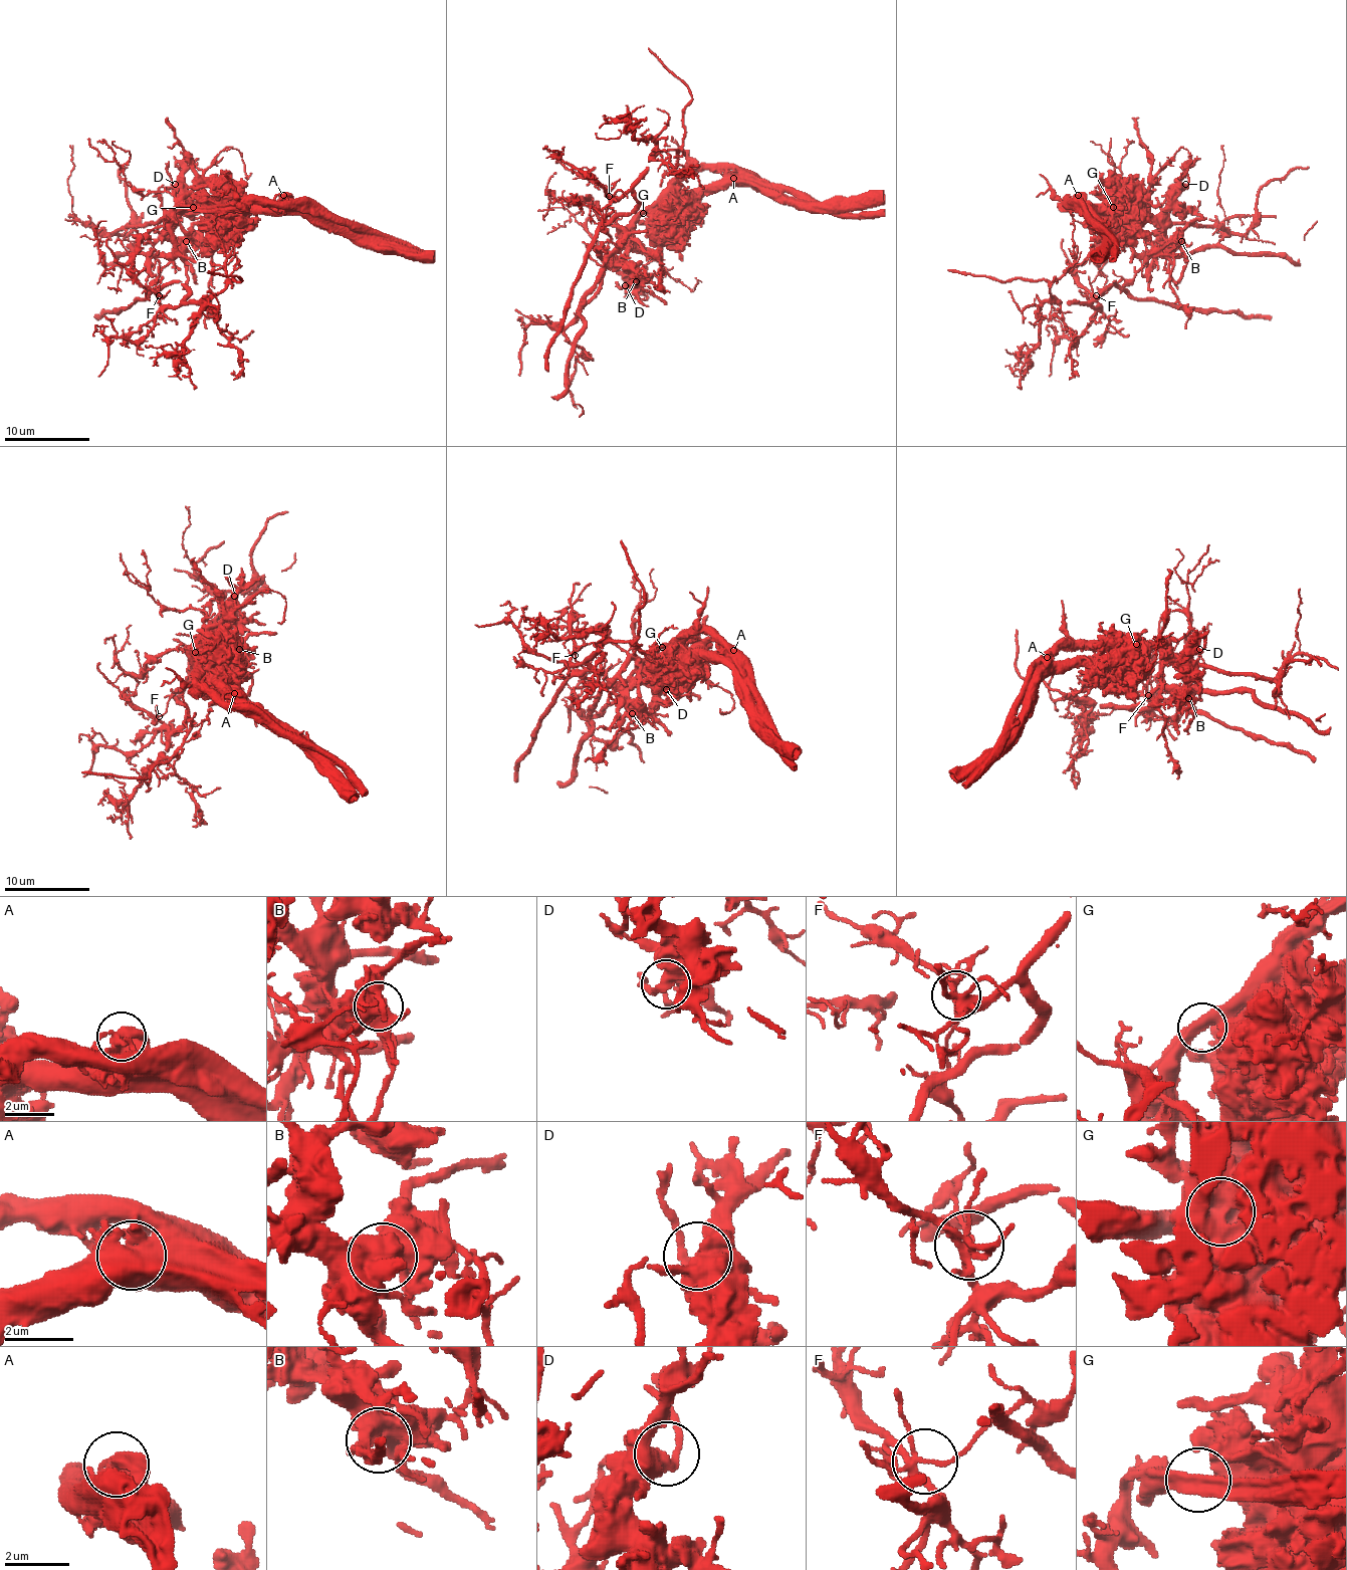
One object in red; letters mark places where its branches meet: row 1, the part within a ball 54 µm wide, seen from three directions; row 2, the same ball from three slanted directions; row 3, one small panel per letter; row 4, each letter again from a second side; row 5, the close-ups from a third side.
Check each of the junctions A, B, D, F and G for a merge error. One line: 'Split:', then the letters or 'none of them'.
Split: A, F, G

